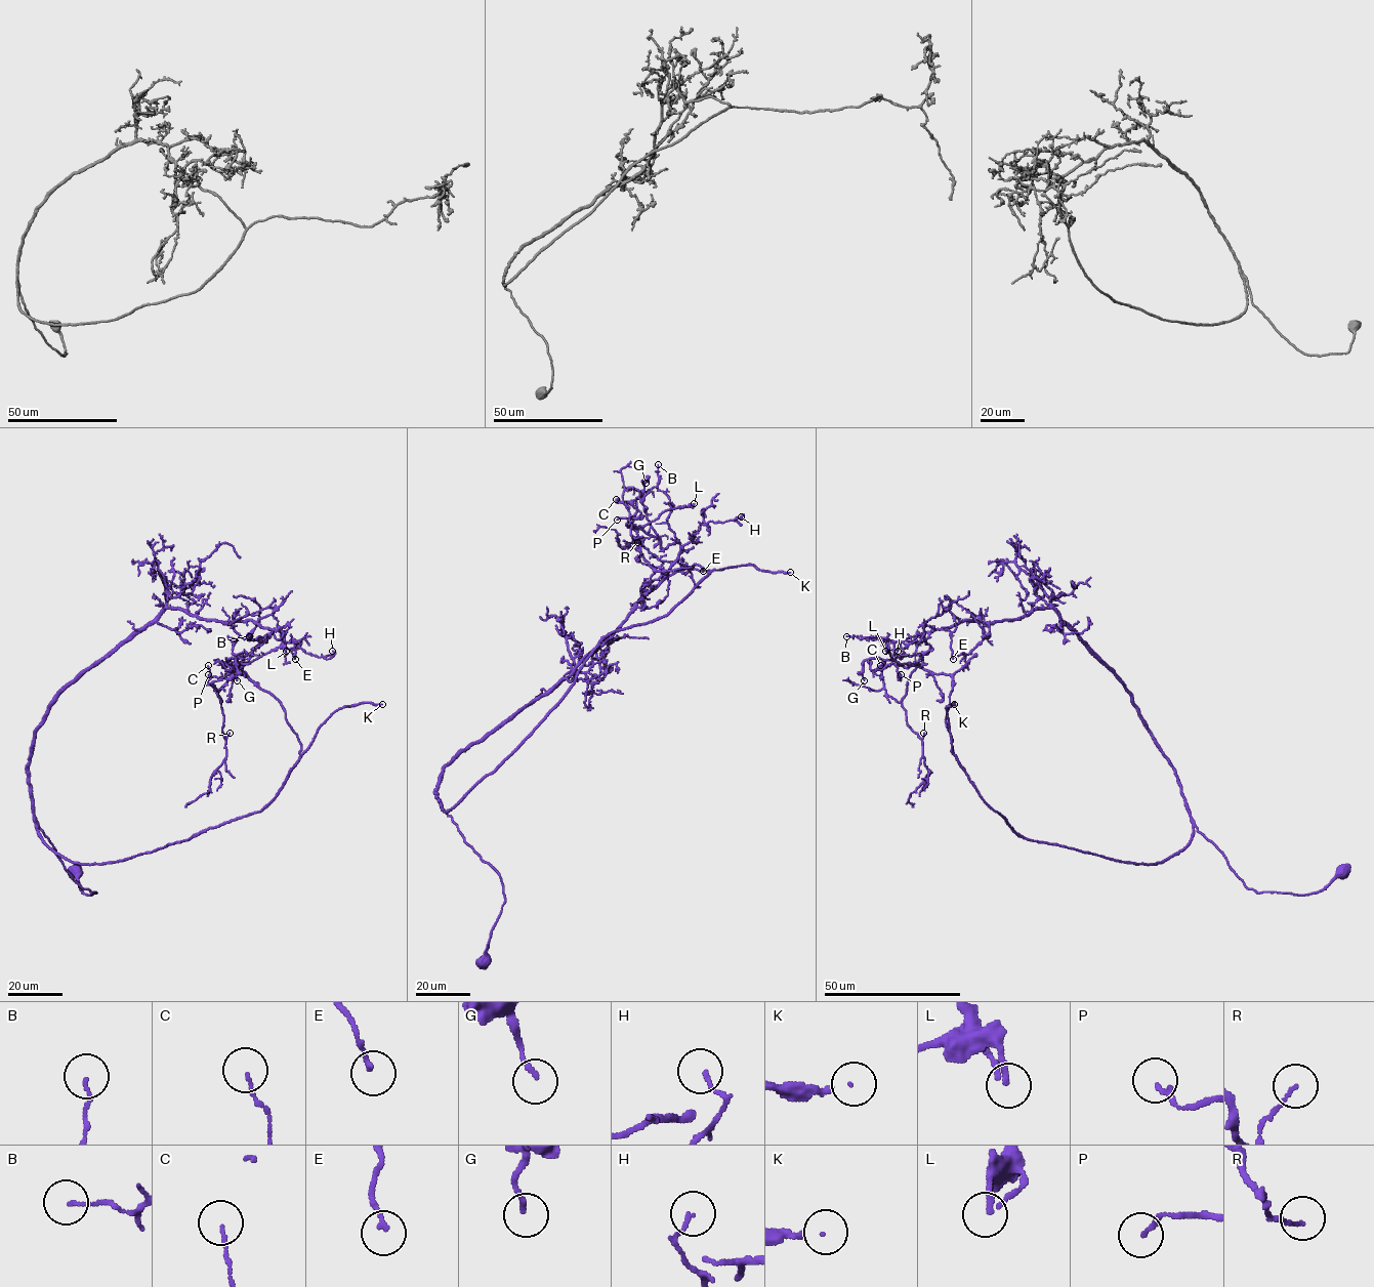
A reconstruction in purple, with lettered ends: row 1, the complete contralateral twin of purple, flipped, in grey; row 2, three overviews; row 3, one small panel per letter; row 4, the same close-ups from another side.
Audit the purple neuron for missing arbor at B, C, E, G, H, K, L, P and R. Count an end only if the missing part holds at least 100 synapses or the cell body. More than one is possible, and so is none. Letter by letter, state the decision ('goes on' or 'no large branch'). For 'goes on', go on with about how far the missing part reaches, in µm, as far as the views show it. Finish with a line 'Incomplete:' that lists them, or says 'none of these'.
B: no large branch
C: no large branch
E: no large branch
G: no large branch
H: no large branch
K: goes on; missing 140 µm
L: no large branch
P: no large branch
R: no large branch
Incomplete: K

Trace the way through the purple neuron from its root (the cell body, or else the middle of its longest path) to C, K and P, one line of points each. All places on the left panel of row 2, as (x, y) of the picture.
C: (75, 873), (96, 893), (33, 813), (48, 706), (166, 608), (272, 632), (221, 703), (208, 665)
K: (75, 873), (96, 893), (37, 824), (79, 863), (186, 840), (259, 812), (334, 712), (382, 704)
P: (75, 873), (96, 893), (33, 813), (48, 706), (166, 608), (239, 634), (246, 673), (208, 674)

